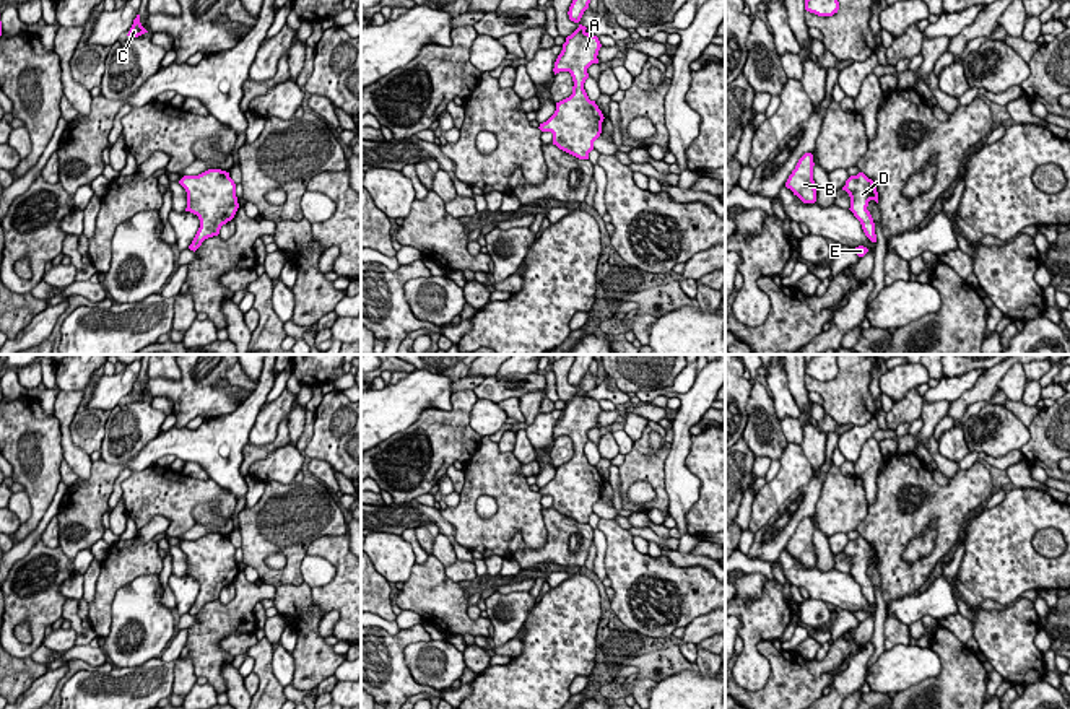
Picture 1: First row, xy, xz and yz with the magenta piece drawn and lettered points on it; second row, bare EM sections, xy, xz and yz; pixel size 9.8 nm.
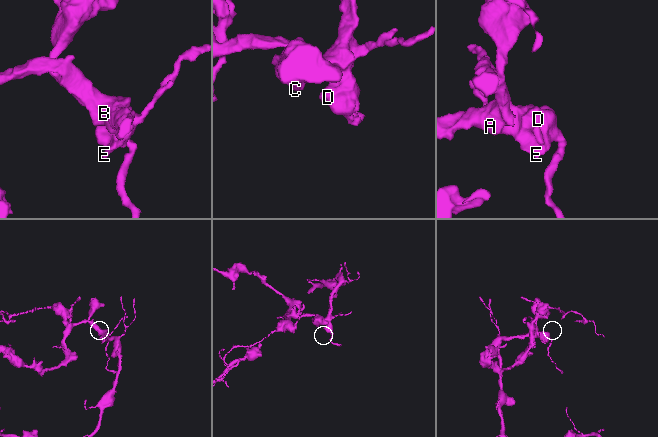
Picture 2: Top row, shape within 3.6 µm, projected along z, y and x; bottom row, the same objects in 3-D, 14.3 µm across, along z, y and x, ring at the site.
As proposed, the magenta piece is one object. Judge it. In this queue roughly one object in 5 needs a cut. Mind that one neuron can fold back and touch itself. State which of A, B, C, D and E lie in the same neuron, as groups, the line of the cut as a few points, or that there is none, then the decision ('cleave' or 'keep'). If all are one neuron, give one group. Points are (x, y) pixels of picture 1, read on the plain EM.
A B C D E | no cut | keep

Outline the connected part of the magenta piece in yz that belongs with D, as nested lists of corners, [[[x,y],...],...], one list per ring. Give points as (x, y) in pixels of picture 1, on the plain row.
[[[859,537],[857,540],[850,540],[846,545],[842,555],[849,558],[850,561],[849,574],[860,585],[865,600],[872,607],[876,607],[875,587],[870,576],[867,574],[870,564],[875,564],[878,568],[876,550],[863,537]]]

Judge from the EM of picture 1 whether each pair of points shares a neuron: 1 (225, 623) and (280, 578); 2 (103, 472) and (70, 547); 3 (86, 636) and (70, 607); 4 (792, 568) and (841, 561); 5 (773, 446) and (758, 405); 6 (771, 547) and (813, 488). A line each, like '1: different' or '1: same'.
1: different
2: same
3: same
4: different
5: same
6: same

